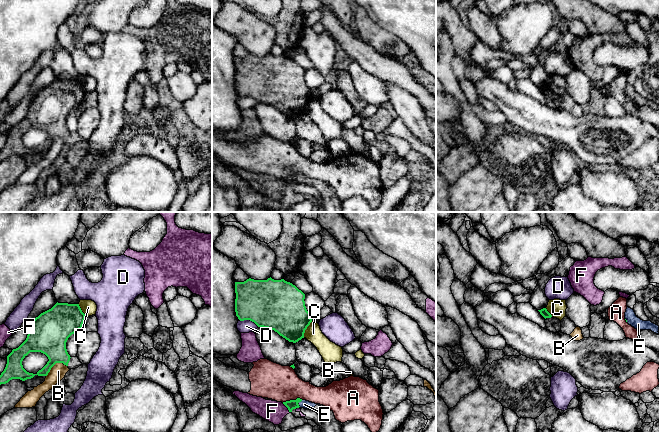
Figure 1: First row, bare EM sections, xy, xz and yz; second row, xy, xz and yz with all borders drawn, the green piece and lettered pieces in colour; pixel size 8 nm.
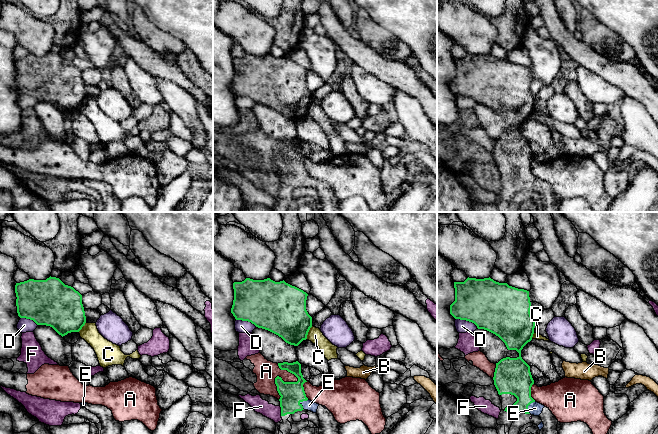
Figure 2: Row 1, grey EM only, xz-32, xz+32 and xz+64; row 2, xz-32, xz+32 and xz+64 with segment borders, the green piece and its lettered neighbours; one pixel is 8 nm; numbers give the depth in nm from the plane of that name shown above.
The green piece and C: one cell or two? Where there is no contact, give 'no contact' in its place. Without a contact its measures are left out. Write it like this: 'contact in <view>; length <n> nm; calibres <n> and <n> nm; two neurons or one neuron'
contact in xz; length 150 nm; calibres 380 and 150 nm; two neurons

